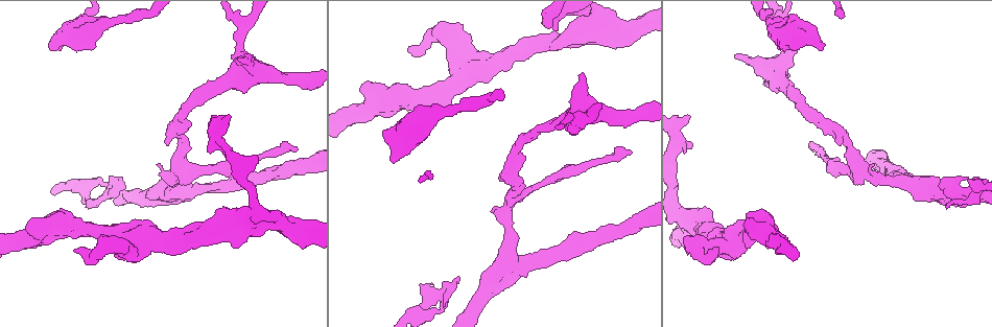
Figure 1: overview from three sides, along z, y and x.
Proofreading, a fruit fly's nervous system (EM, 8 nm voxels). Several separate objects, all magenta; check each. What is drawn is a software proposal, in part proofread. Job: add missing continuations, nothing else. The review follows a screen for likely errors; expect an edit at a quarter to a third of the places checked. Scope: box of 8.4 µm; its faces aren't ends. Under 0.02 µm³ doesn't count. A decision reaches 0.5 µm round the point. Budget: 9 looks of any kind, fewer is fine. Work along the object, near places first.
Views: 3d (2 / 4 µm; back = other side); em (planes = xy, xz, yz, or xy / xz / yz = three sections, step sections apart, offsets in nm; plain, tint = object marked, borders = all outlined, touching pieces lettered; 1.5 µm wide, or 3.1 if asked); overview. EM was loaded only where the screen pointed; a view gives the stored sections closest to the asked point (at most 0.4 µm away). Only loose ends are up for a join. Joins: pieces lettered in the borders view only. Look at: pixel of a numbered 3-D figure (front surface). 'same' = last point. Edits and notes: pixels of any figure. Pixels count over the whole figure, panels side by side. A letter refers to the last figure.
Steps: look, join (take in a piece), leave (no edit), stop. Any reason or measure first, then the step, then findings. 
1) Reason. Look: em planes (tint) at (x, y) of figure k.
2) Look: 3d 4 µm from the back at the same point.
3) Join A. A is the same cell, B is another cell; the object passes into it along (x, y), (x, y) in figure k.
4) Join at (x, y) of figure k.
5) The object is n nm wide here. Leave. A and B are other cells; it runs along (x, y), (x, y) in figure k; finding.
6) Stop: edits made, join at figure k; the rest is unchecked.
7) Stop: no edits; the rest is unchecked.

Branch stops here. Look: em xy step 8 (borders) at (793, 49) of figure 1.

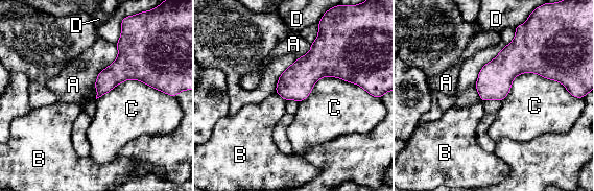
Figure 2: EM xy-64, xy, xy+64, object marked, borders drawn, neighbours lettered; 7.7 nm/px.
Another direction. Look: em planes (borders) at the same point.

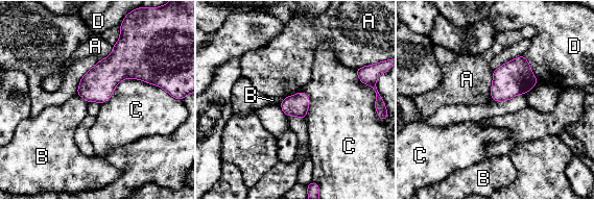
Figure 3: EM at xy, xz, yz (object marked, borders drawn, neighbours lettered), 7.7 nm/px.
Leave. A, B, C and D are other cells; a border runs along (167, 92), (123, 78), (101, 104) in figure 3; no lettered piece goes on from it.

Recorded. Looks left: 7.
Branch stops here. Look: em yz step 8 (borders) at (430, 283) of figure 1.

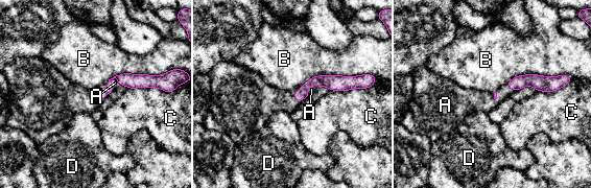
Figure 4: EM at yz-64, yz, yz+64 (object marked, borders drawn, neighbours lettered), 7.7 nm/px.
Join A. A is the same cell, B, C and D are other cells; the object passes into it along (336, 83), (309, 86), (311, 89) in figure 4; it goes on there.

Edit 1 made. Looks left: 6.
Look: overview.

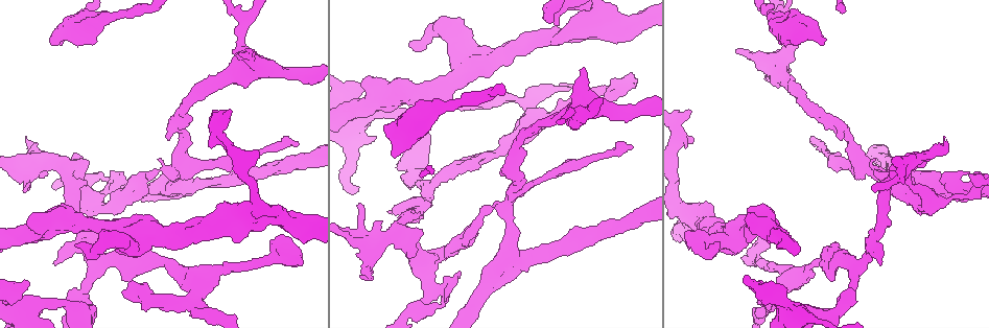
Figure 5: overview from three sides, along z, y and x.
Branch stops here. Look: em yz step 8 (borders) at (464, 170) of figure 5.

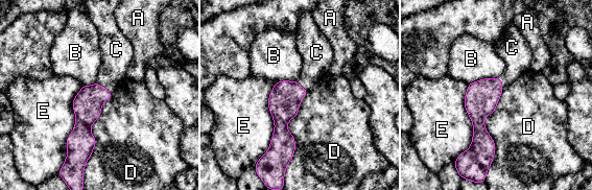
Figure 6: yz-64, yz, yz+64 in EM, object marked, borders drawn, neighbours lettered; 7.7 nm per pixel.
Look: em planes (borders) at the same point.

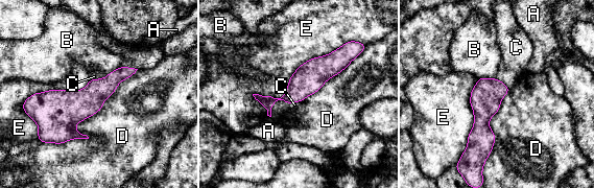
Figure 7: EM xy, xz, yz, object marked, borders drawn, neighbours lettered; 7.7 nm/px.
The longest contact is with D, 900 nm. Join C. C is the same cell, A, B, D and E are other cells; the cell continues.

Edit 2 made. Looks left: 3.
Long arm stops here. Look: em planes (borders) at (631, 146) of figure 5.

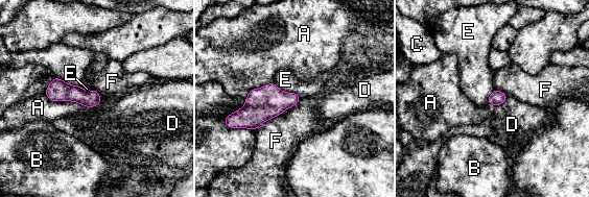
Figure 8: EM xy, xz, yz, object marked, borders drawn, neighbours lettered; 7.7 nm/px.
The object is 110 nm wide here. Leave. A, B, C, D, E and F are other cells; a border runs along (301, 98), (255, 130) in figure 8; no lettered piece goes on from it.

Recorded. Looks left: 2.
Stop: edits made, join at figure 4, join at figure 7; the rest is unchecked.

